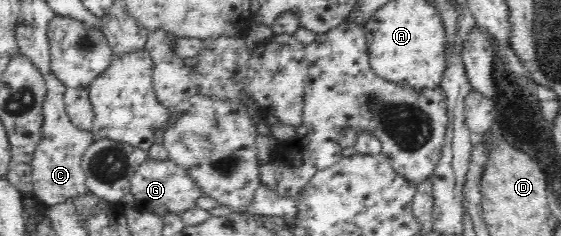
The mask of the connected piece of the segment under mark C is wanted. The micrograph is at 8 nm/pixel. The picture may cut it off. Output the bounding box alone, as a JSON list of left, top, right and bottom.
[32,71,96,208]

